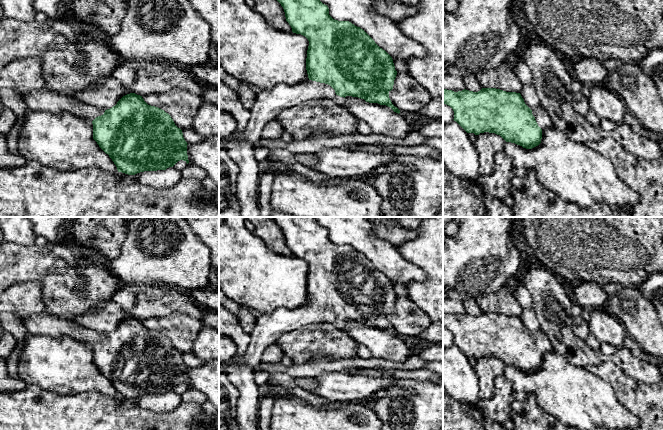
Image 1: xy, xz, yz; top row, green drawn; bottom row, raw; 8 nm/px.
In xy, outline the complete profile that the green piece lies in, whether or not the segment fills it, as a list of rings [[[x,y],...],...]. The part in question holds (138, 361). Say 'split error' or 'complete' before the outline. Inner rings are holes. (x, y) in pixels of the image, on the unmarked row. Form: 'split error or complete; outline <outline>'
split error; outline [[[46,312],[21,320],[29,335],[46,335],[56,339],[67,336],[91,345],[93,363],[109,379],[118,396],[135,399],[144,395],[166,394],[180,384],[189,387],[188,368],[182,354],[175,349],[168,337],[158,331],[148,329],[142,320],[135,317],[123,320],[115,330],[107,334],[89,330]]]

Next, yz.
split error; outline [[[482,312],[478,316],[443,313],[443,328],[453,333],[453,344],[467,357],[495,357],[526,373],[538,370],[542,353],[553,350],[544,332],[531,334],[516,316],[496,312]]]

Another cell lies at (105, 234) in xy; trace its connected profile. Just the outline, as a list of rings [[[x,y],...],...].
[[[75,217],[68,244],[76,241],[86,248],[93,248],[101,252],[112,261],[120,253],[128,232],[128,223],[128,217]]]

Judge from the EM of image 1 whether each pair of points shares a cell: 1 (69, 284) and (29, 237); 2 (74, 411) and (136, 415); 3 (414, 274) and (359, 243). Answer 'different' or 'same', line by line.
1: different
2: same
3: same

